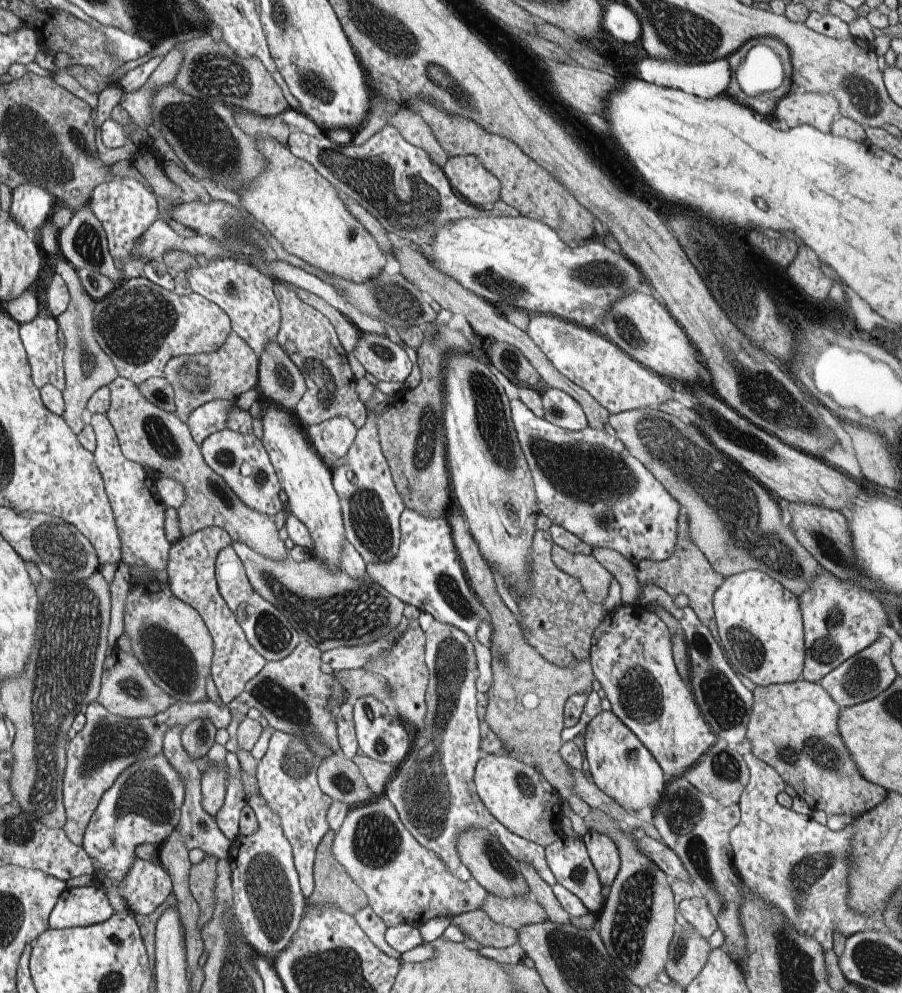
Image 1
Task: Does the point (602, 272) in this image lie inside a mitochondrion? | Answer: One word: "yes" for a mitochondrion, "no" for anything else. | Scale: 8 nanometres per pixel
yes

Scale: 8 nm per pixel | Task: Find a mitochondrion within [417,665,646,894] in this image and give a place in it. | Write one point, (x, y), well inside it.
(499, 861)

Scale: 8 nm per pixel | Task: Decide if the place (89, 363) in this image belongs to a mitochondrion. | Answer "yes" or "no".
yes

